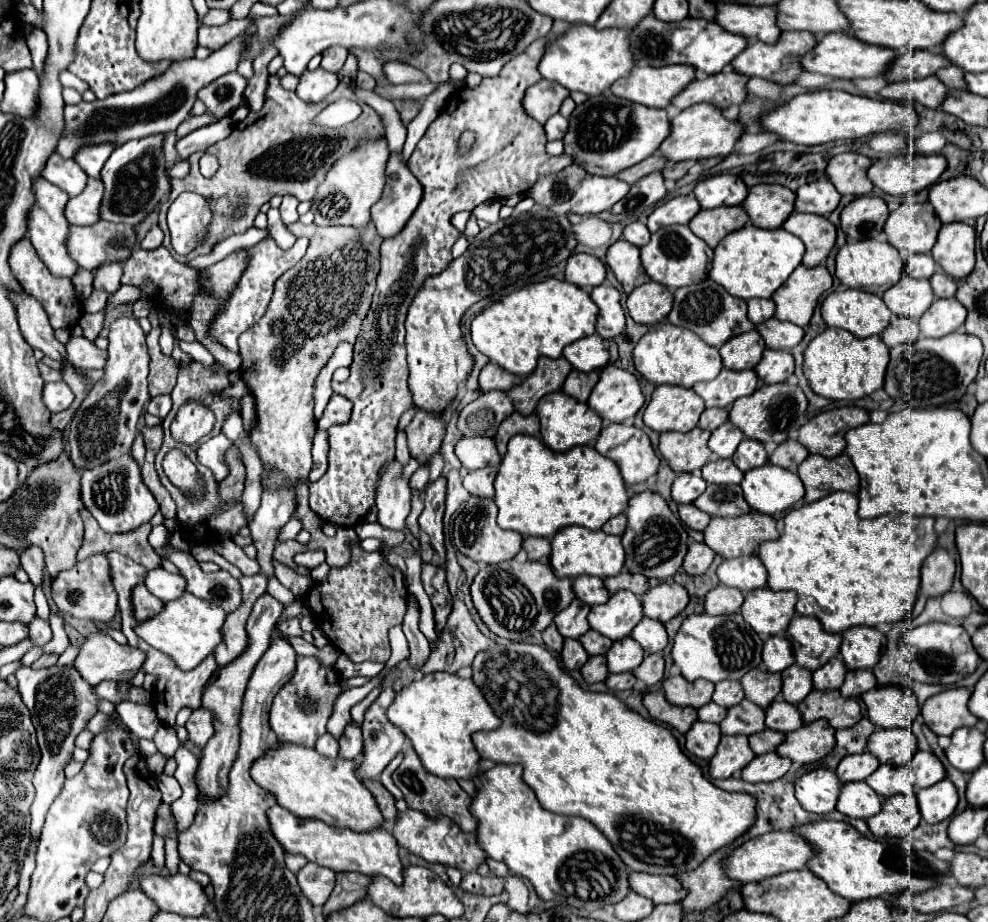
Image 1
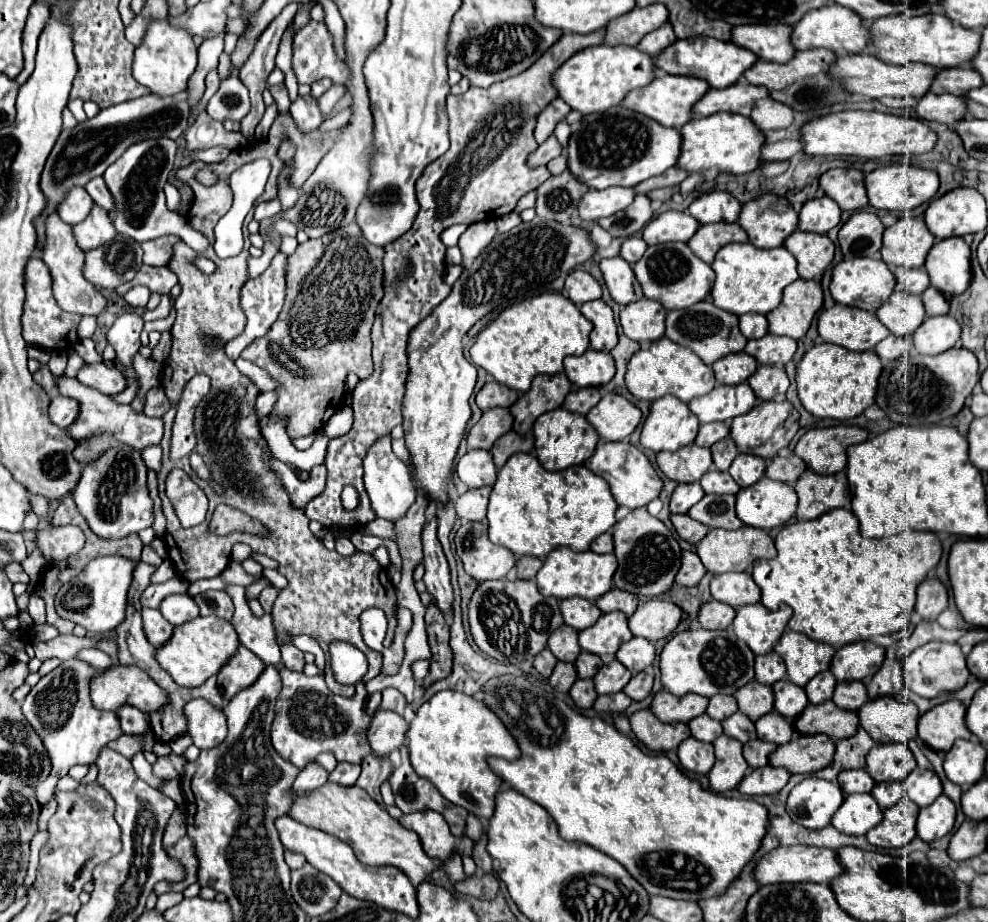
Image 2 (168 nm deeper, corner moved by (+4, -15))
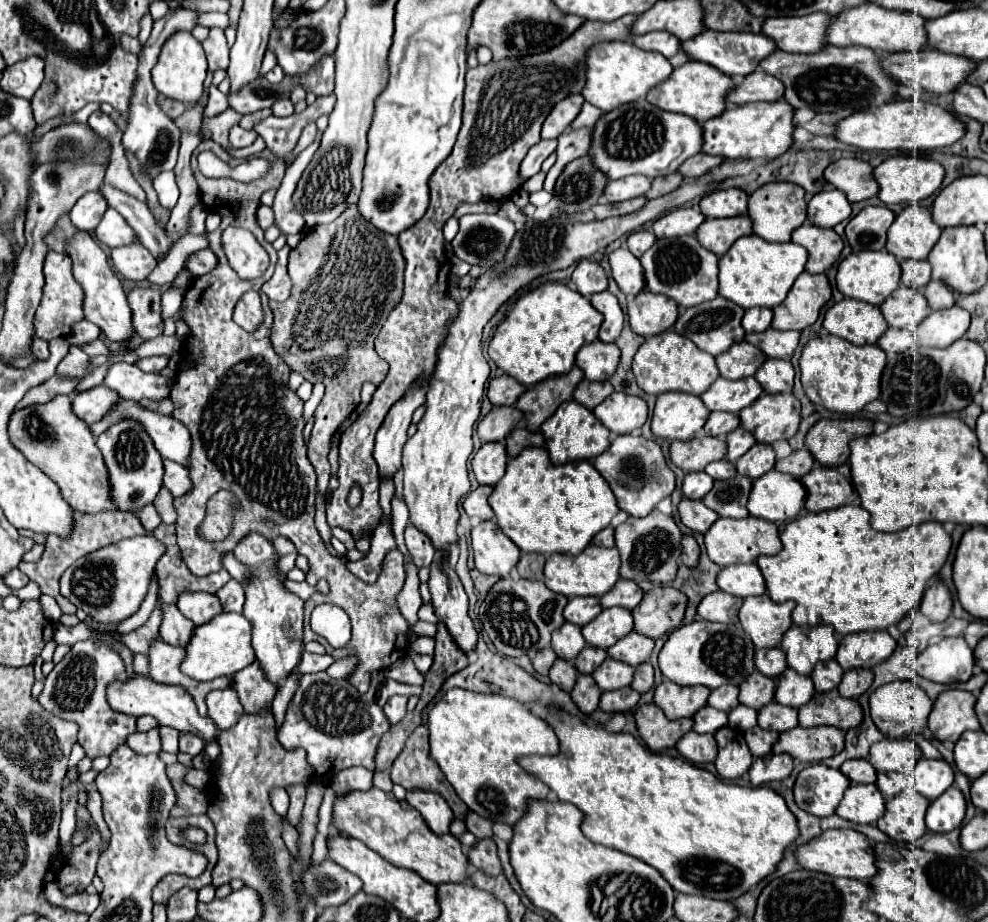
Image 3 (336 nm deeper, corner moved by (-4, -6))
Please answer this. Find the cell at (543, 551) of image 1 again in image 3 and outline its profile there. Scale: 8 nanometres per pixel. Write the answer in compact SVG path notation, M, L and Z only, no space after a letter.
M523 554L517 570L521 578L529 578L529 580L543 580L543 564L545 564L545 556L543 554Z

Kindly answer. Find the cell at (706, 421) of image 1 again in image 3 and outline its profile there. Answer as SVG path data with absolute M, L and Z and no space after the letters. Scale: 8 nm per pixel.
M711 412L707 418L707 424L703 426L707 436L717 436L725 438L731 430L739 426L739 416L737 414L725 414L725 412Z

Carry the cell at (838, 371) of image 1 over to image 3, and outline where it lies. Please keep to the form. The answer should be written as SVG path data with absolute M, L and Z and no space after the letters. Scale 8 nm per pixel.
M833 334L813 338L805 344L799 360L803 390L813 404L821 404L839 414L855 414L863 410L867 402L879 398L879 380L885 362L887 356L877 344L855 346Z

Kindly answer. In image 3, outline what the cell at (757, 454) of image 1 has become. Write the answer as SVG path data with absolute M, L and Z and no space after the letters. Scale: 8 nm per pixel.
M755 444L753 448L749 448L749 452L745 452L737 460L735 468L741 476L757 480L765 472L769 472L773 464L775 464L775 450L769 444Z

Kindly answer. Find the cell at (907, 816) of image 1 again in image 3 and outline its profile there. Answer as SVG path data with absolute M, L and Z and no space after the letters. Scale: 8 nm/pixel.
M909 782L901 794L887 800L887 810L879 818L877 828L893 840L917 842L927 830L925 826L927 806L929 800L923 794L919 794Z

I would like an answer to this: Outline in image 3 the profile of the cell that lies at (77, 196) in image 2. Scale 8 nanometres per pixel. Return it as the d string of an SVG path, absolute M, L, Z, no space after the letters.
M87 192L83 194L77 204L73 206L73 210L69 212L71 222L79 228L79 230L87 230L93 232L97 222L101 220L101 214L107 210L107 202L101 196L101 192Z

